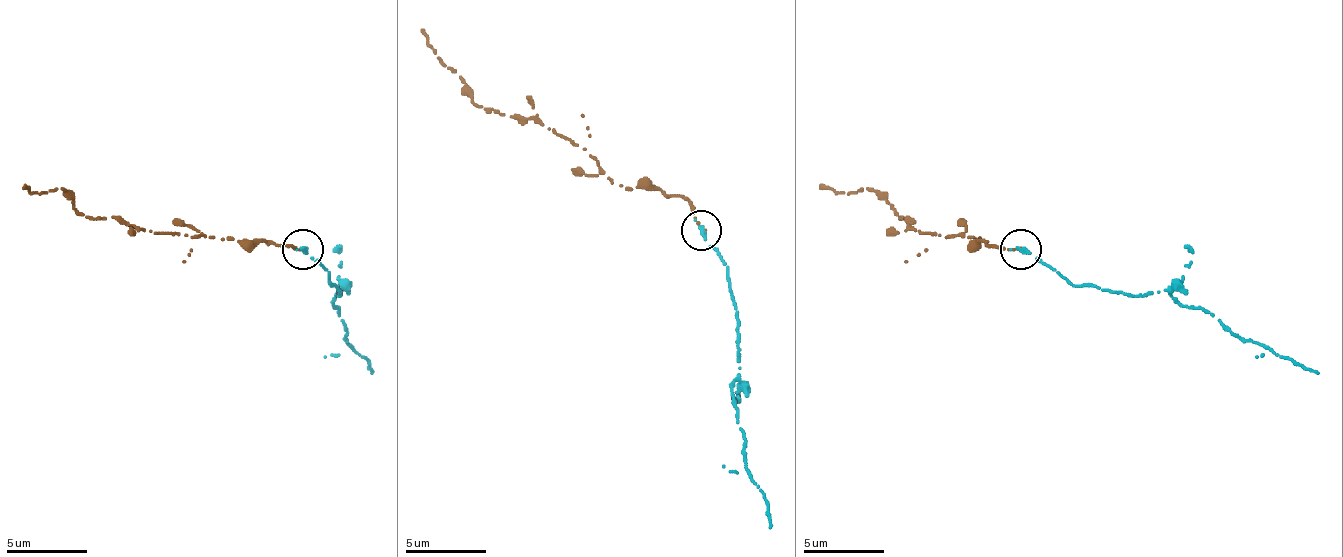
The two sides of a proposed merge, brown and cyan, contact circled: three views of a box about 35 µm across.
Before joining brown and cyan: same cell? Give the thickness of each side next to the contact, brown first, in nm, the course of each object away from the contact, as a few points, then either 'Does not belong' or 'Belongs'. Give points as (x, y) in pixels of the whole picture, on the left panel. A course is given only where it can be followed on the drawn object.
Thickness 140 nm (brown) against 280 nm. Course of brown: (305, 248), (139, 228), (111, 216), (82, 216), (62, 187), (22, 187). Course of cyan: (301, 248), (330, 272), (330, 285), (338, 297), (342, 289), (334, 305), (346, 341), (370, 362), (370, 374). Does not belong

